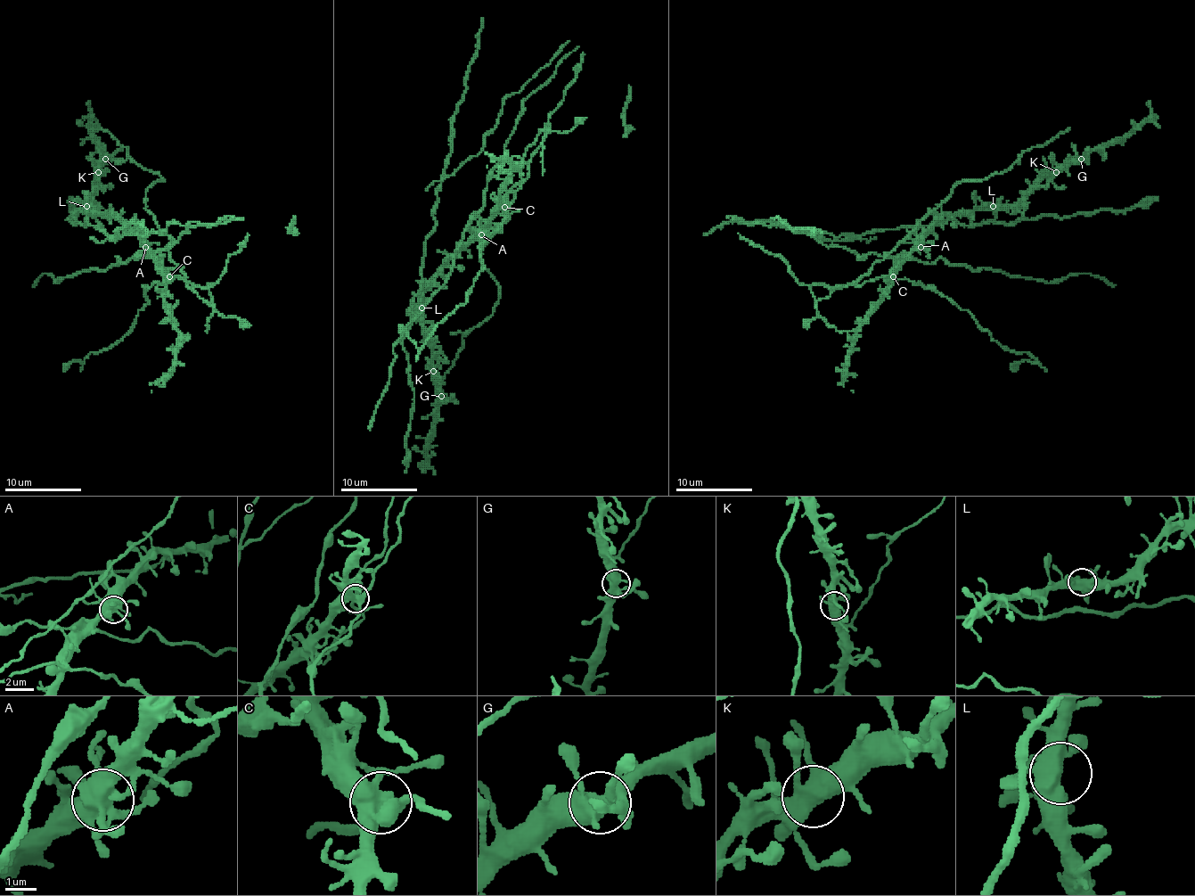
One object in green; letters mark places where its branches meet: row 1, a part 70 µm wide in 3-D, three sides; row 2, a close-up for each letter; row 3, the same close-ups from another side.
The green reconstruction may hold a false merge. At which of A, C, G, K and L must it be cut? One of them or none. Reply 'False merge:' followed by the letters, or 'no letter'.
False merge: C

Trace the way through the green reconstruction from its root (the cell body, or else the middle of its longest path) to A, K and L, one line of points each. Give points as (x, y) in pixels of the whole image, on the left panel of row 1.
A: (92, 226), (86, 219), (82, 226), (77, 219), (77, 212), (94, 210), (113, 214), (145, 247)
K: (92, 226), (86, 219), (82, 226), (77, 219), (77, 212), (86, 204), (95, 185), (98, 172)
L: (92, 226), (86, 219), (85, 226), (77, 219), (77, 212), (86, 206)

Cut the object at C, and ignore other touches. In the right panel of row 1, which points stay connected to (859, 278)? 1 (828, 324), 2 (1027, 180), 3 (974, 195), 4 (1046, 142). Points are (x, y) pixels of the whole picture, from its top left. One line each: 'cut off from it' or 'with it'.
1: with it
2: cut off from it
3: cut off from it
4: with it

